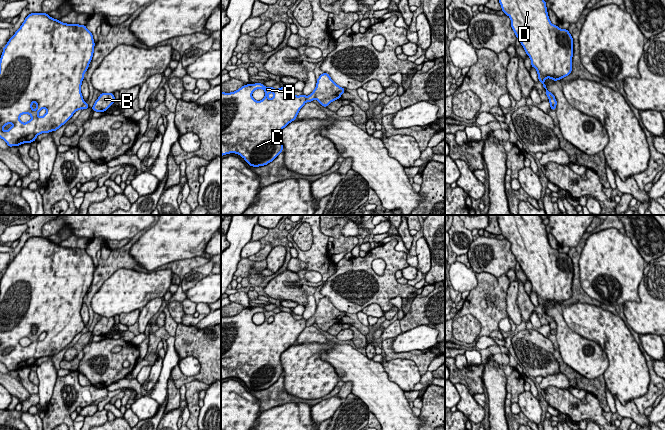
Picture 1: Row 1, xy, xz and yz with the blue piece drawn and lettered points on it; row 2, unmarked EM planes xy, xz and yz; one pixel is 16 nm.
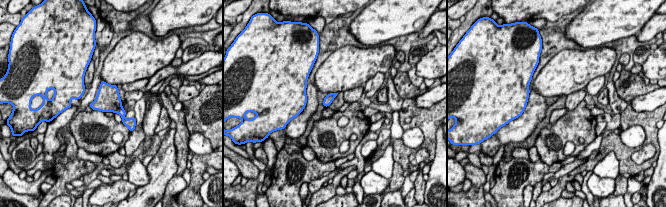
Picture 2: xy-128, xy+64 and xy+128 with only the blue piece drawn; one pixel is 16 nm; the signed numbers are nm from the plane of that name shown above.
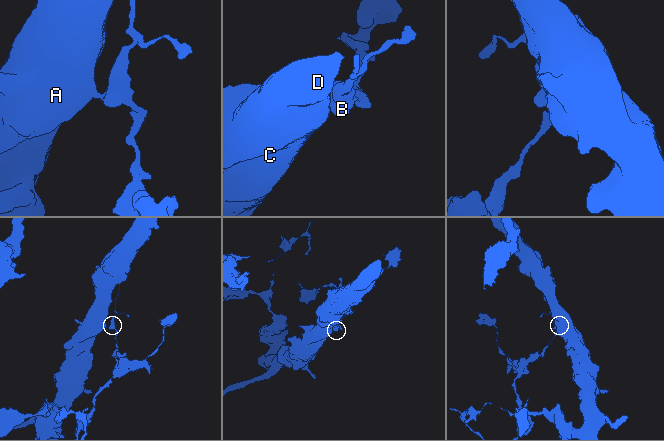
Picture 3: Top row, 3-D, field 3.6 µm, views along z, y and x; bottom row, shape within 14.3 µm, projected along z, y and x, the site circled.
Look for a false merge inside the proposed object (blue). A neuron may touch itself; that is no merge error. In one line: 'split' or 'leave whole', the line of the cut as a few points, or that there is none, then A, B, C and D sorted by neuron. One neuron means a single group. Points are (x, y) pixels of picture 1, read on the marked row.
split | xz (307, 96), (305, 101) | A C D / B

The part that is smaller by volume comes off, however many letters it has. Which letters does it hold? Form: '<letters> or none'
B

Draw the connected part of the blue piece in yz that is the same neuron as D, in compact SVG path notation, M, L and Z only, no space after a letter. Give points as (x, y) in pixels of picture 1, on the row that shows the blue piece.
M499 0L499 3L500 3L500 5L501 5L501 7L502 7L502 11L503 11L503 12L504 12L504 14L506 14L506 15L508 15L508 16L509 16L509 17L510 17L510 19L511 19L511 27L512 27L512 29L513 29L513 31L514 31L514 32L515 32L515 35L516 35L516 37L517 37L517 38L518 38L518 39L519 39L519 40L520 40L520 43L521 43L521 45L522 45L522 46L523 46L523 48L524 48L524 49L525 49L525 51L526 51L526 54L527 54L527 56L529 56L529 57L530 57L530 59L531 59L531 66L532 66L532 67L534 67L534 68L535 68L535 69L536 69L536 70L537 70L537 74L538 74L538 79L539 79L539 81L540 81L540 82L541 82L541 83L542 83L542 85L543 85L543 87L544 87L544 88L545 88L545 89L546 89L546 95L547 95L547 97L548 97L548 99L549 99L549 102L550 102L550 107L551 107L551 106L556 106L556 105L557 105L557 101L556 101L556 99L555 99L555 96L554 96L554 95L553 95L553 94L552 94L552 93L551 93L551 92L549 92L549 91L548 91L548 90L547 90L547 88L546 88L546 85L545 85L545 83L544 83L544 81L545 81L545 79L546 79L546 78L550 78L550 79L552 79L552 80L554 80L554 81L557 81L557 80L560 80L560 79L562 79L562 78L563 78L563 77L566 77L566 76L568 76L568 75L569 75L569 74L570 74L570 73L571 73L571 71L572 71L572 57L573 57L573 38L572 38L572 36L571 36L571 34L570 34L570 33L569 33L569 31L568 31L568 30L566 30L566 29L560 29L560 28L559 28L559 27L558 27L558 26L556 26L556 25L553 25L553 24L552 24L552 23L551 23L551 22L550 22L550 20L549 20L549 17L548 17L548 12L547 12L547 7L546 7L546 1L544 1L544 0Z

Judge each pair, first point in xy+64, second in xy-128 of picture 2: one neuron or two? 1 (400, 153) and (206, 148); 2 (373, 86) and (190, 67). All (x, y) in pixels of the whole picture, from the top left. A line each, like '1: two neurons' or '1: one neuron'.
1: two neurons
2: one neuron

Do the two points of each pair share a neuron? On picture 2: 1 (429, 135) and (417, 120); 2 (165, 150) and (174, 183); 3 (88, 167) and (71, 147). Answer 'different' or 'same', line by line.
1: same
2: different
3: same

